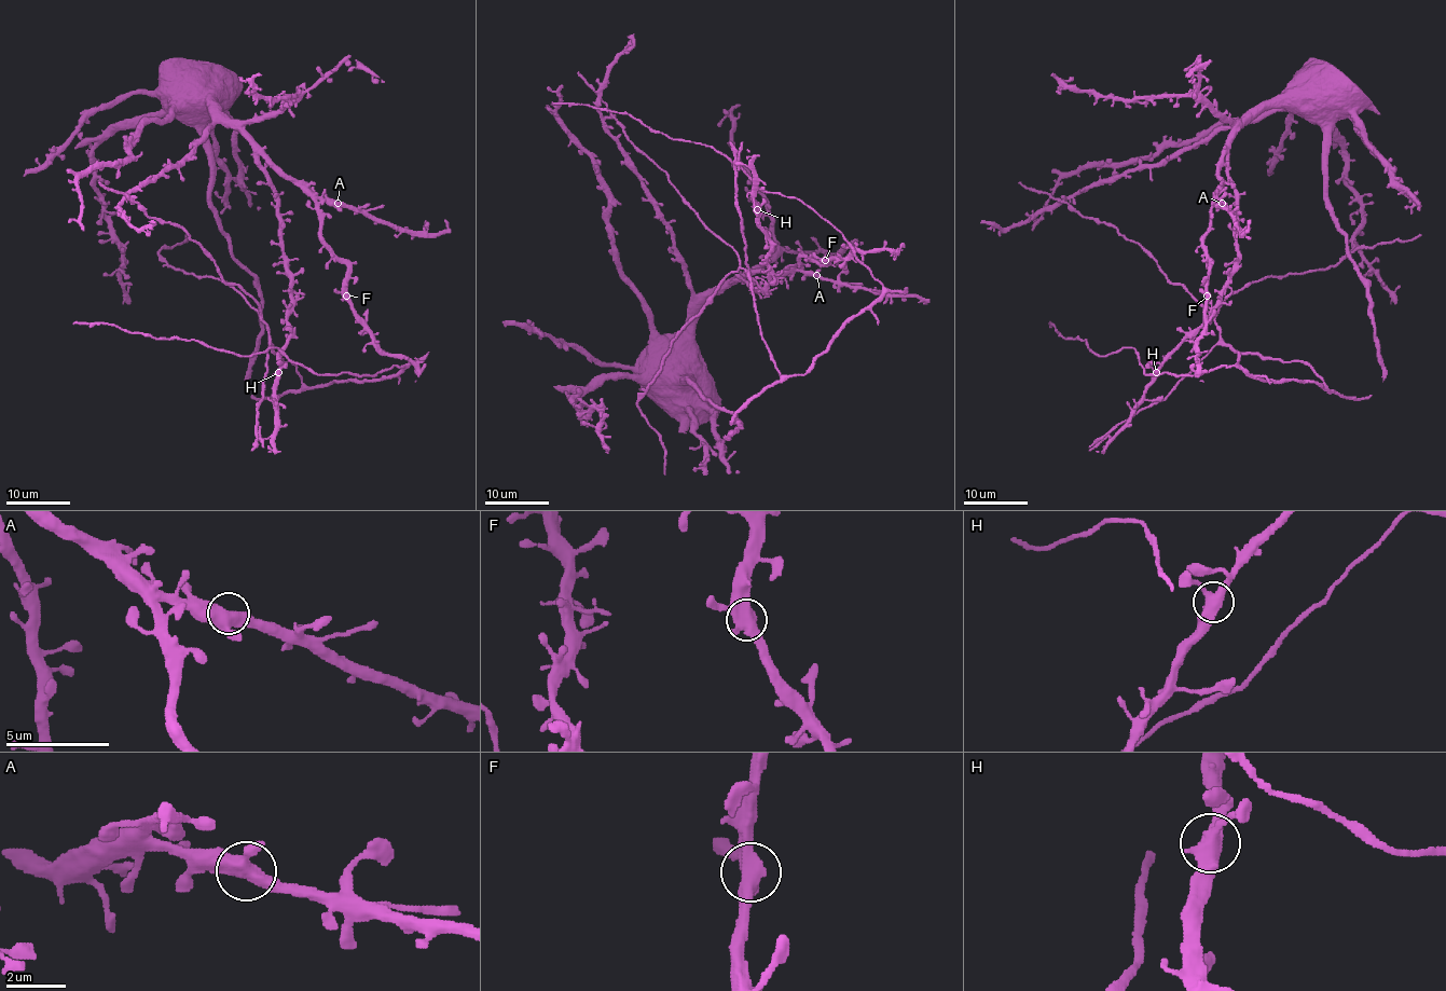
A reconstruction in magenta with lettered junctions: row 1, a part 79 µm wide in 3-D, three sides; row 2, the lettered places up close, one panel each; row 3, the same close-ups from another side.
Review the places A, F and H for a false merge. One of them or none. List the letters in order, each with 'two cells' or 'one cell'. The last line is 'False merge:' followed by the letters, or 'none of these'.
A: one cell
F: one cell
H: one cell
False merge: none of these

